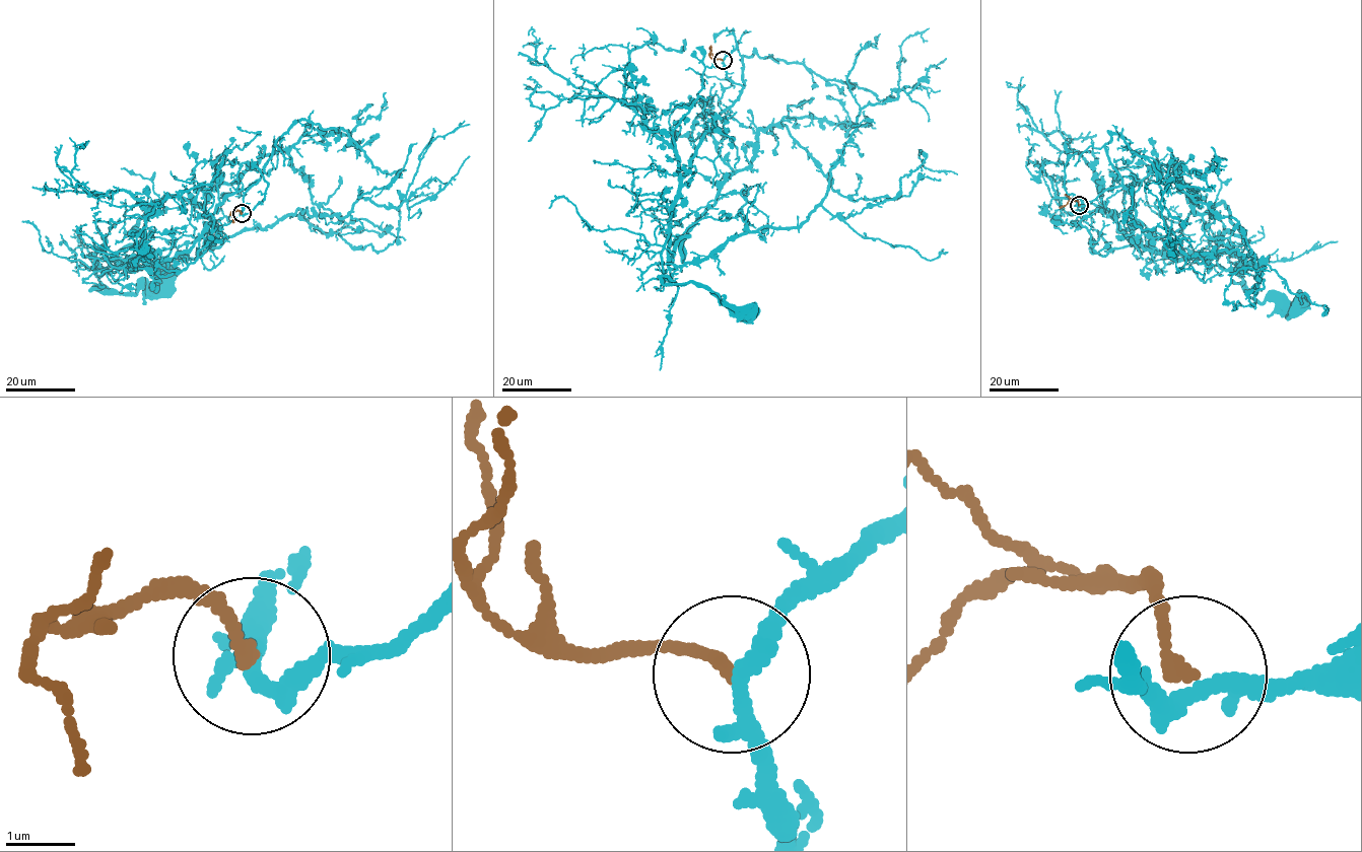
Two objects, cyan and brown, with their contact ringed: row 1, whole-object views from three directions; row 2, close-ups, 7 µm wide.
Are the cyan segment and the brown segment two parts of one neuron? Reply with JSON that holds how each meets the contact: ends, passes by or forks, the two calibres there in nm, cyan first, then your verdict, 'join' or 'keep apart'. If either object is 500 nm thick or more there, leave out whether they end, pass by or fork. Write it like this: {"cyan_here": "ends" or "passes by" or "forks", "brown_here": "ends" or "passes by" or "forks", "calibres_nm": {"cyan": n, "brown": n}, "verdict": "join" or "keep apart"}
{"cyan_here": "passes by", "brown_here": "ends", "calibres_nm": {"cyan": 240, "brown": 180}, "verdict": "join"}

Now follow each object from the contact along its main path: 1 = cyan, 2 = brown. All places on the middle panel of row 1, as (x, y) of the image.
1: (723, 60), (742, 89), (683, 179), (662, 255), (670, 280), (661, 277), (695, 282), (736, 313), (746, 310)
2: (723, 60), (709, 57), (710, 46)

